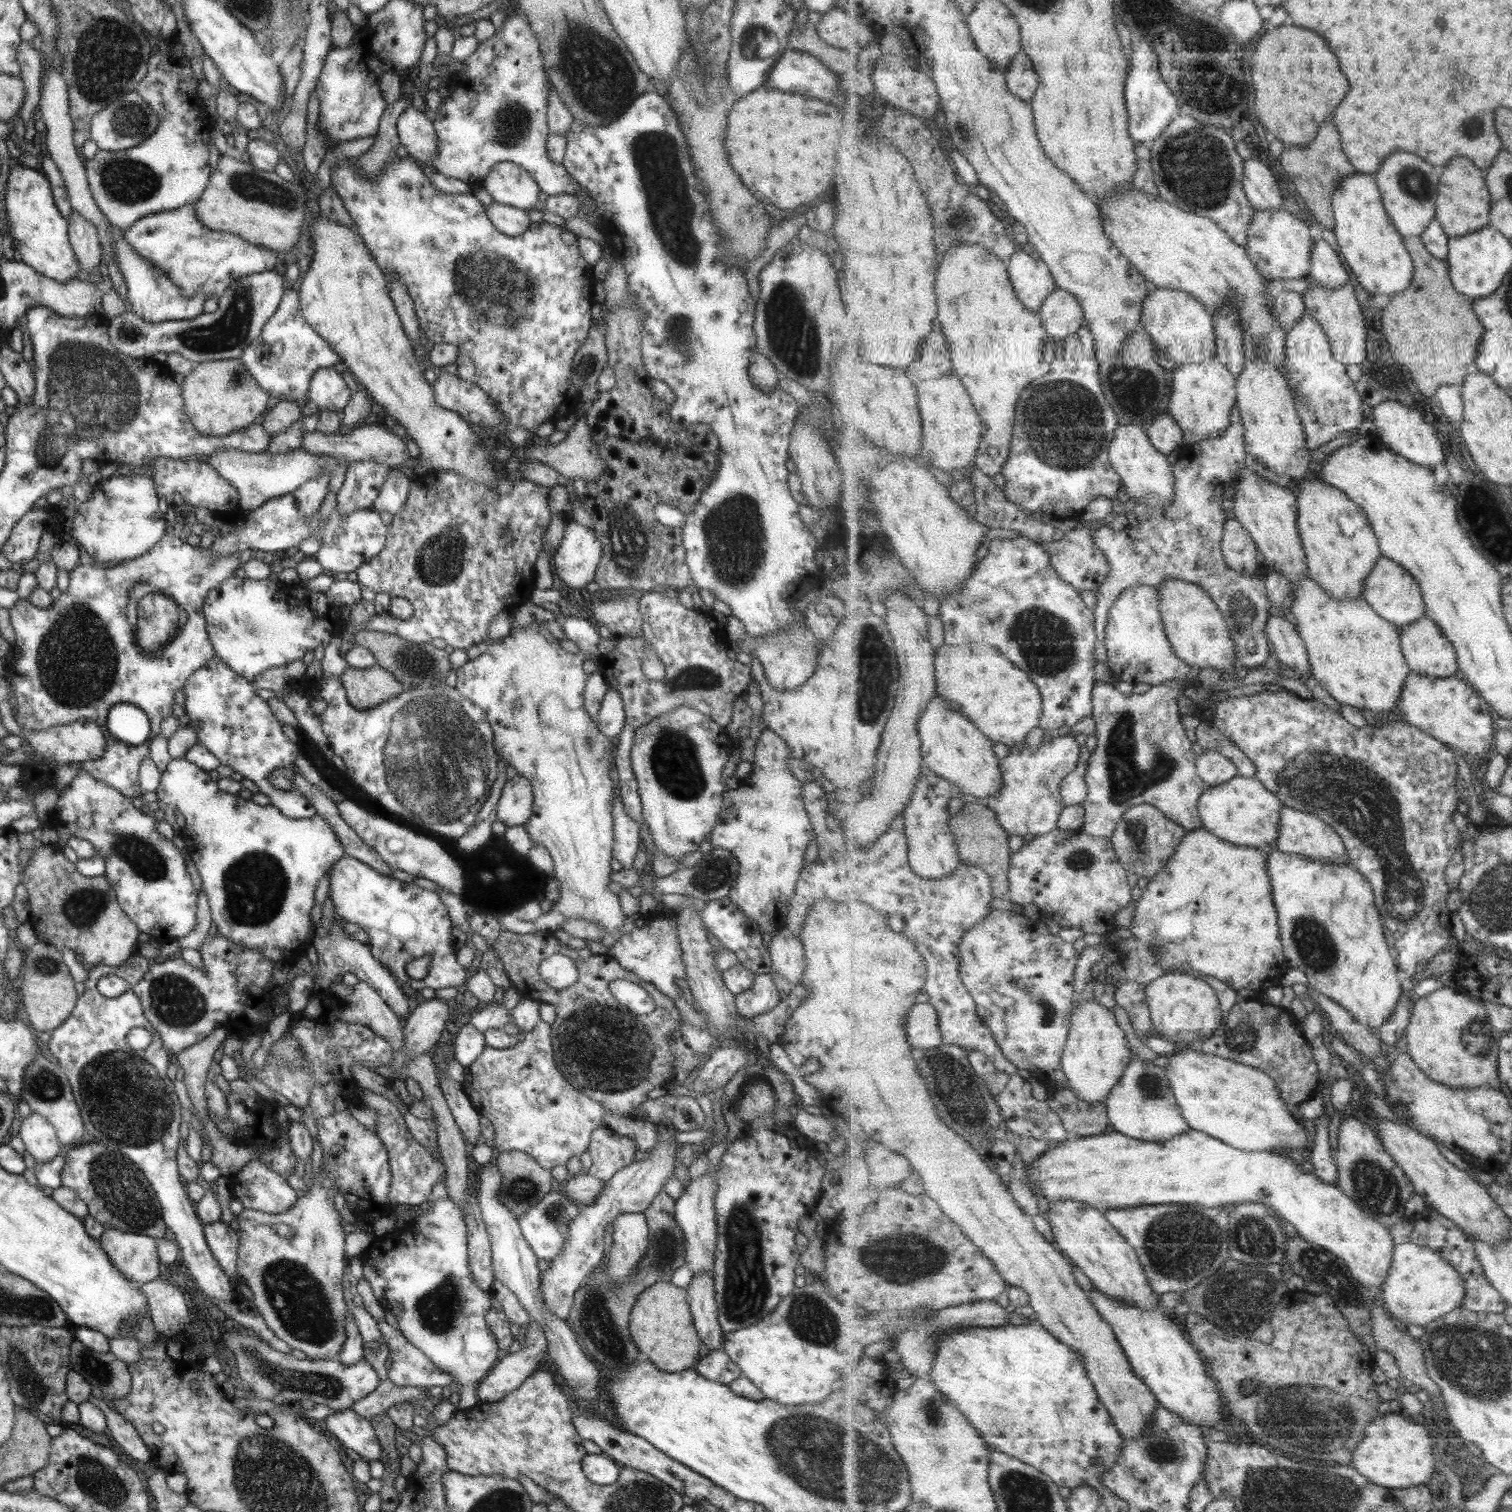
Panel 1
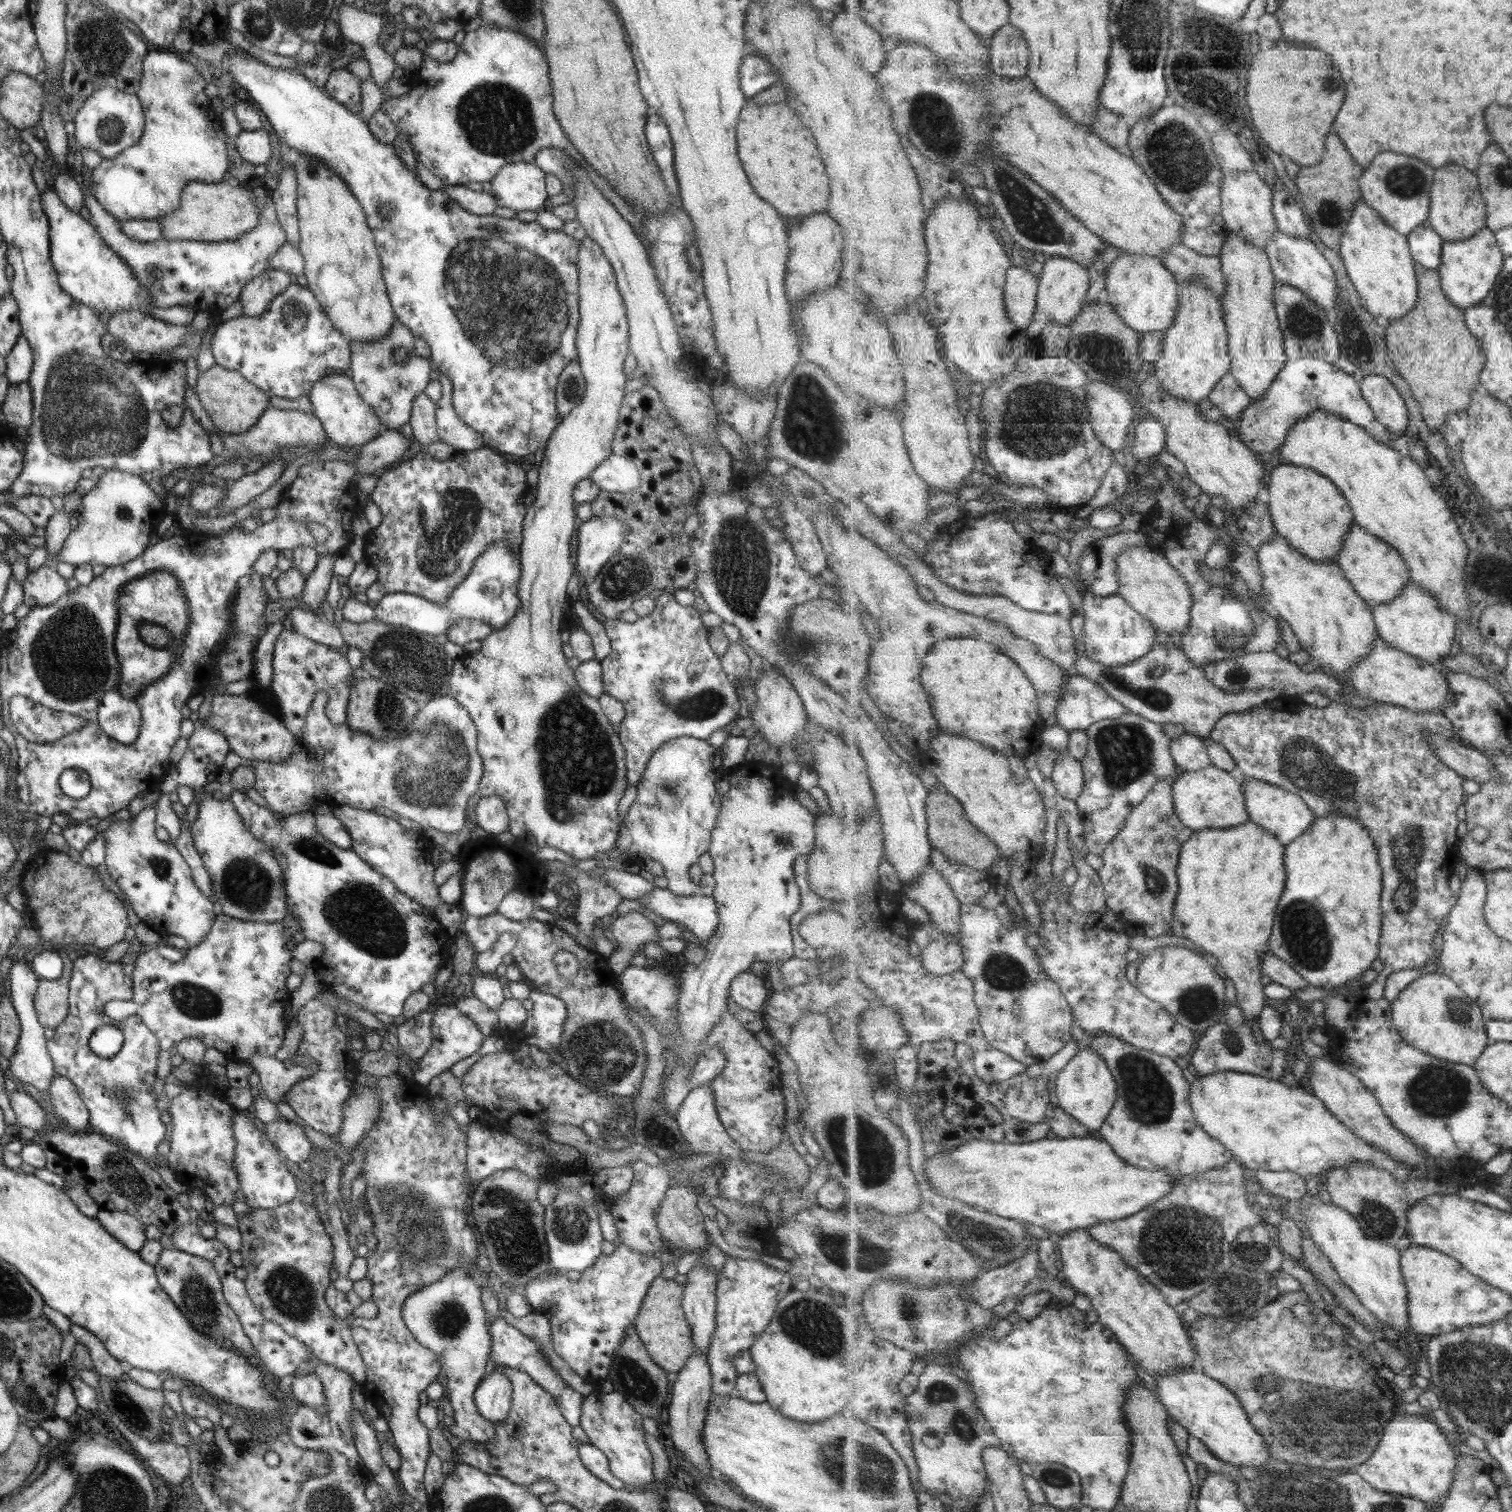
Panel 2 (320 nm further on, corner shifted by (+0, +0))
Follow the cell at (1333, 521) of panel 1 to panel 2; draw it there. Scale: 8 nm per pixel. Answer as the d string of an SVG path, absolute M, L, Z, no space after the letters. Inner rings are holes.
M1273 464L1268 475L1268 509L1276 533L1309 558L1337 562L1347 533L1356 522L1348 498L1320 472L1305 466Z

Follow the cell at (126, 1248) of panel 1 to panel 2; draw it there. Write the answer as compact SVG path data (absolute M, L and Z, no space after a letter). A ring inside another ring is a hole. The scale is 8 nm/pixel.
M99 1209L93 1219L126 1249L133 1252L138 1252L138 1248L141 1248L146 1239L145 1227L133 1215Z

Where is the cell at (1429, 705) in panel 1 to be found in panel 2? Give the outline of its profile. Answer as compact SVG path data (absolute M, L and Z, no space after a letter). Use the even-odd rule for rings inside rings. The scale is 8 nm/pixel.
M1381 637L1374 640L1366 659L1350 670L1349 677L1356 688L1355 693L1382 703L1406 706L1411 710L1424 713L1439 711L1444 714L1444 708L1455 702L1447 677L1441 674L1439 666L1392 647Z

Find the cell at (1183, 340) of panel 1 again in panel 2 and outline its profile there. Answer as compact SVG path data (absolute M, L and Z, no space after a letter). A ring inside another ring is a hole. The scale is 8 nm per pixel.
M1124 252L1107 268L1105 282L1104 301L1108 302L1131 328L1142 334L1166 333L1169 328L1173 328L1183 287L1176 281L1176 275L1161 260L1152 256Z

